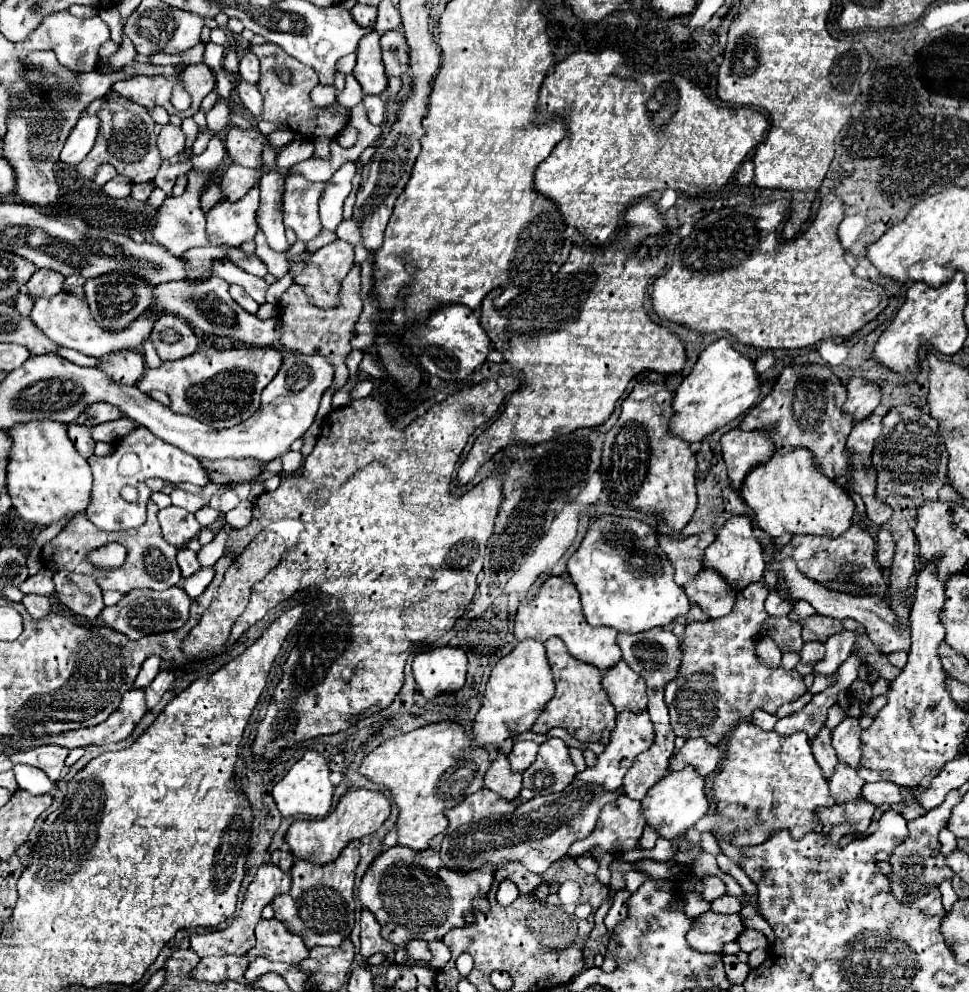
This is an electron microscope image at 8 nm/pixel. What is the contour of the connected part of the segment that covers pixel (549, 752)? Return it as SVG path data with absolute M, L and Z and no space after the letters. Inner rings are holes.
M548 739L540 745L536 761L522 775L524 787L532 789L536 795L564 791L576 775L566 743L562 739Z

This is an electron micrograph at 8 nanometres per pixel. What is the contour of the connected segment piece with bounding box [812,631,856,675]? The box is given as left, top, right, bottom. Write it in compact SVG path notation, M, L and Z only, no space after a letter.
M842 631L830 637L826 643L826 655L814 665L812 675L834 675L838 667L850 657L854 641L856 641L856 633L850 631Z

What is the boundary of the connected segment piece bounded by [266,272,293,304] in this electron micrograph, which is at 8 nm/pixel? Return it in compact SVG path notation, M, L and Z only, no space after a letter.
M288 272L282 279L270 285L266 293L266 302L277 304L282 293L293 284L291 273Z

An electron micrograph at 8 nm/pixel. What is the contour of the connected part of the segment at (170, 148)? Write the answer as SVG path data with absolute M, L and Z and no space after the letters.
M164 125L160 135L158 135L158 149L160 149L160 155L164 159L170 159L174 155L178 155L182 149L184 149L184 133L180 127L174 127L174 125Z

